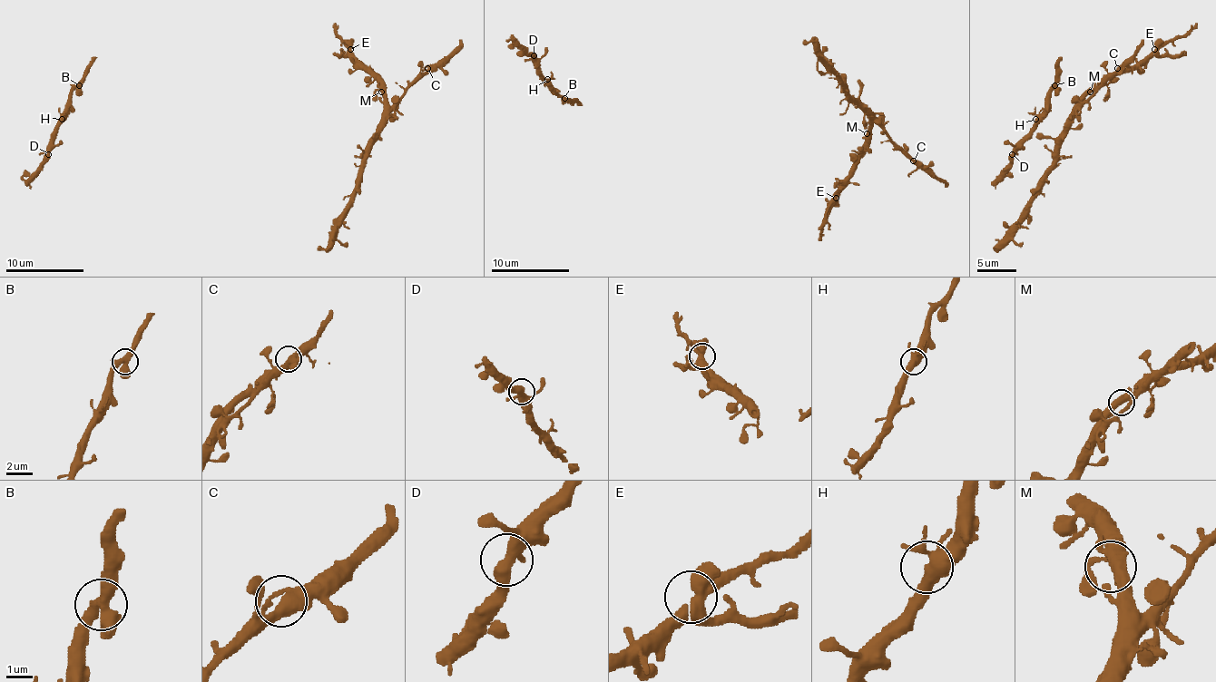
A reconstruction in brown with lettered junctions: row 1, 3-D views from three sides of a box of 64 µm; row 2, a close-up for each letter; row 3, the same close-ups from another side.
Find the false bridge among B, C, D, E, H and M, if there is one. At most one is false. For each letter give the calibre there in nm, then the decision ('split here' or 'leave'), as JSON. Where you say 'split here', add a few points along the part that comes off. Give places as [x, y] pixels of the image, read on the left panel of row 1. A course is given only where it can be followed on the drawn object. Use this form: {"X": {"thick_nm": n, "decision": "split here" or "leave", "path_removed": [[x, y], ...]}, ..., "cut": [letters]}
{"B": {"thick_nm": 420, "decision": "leave"}, "C": {"thick_nm": 440, "decision": "leave"}, "D": {"thick_nm": 400, "decision": "leave"}, "E": {"thick_nm": 420, "decision": "leave"}, "H": {"thick_nm": 400, "decision": "leave"}, "M": {"thick_nm": 400, "decision": "leave"}, "cut": []}

